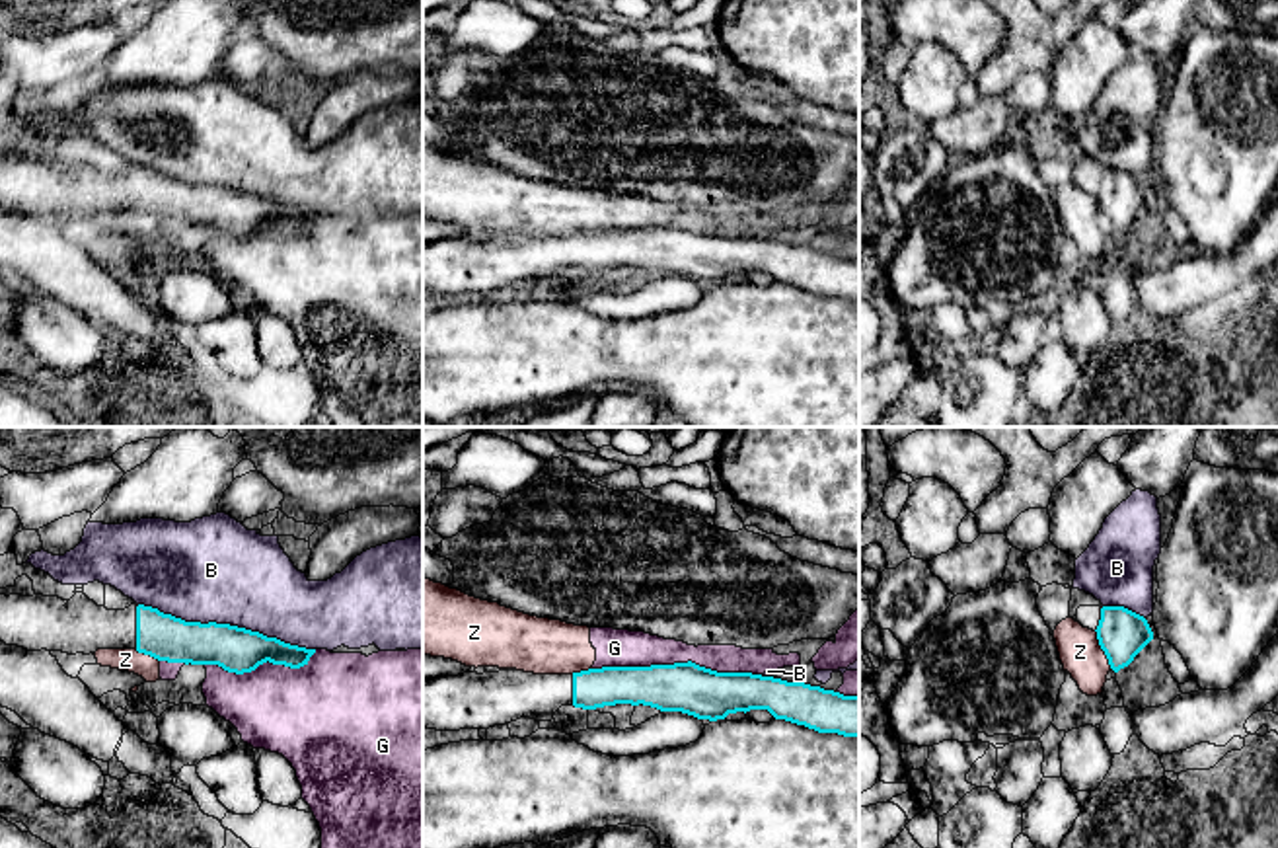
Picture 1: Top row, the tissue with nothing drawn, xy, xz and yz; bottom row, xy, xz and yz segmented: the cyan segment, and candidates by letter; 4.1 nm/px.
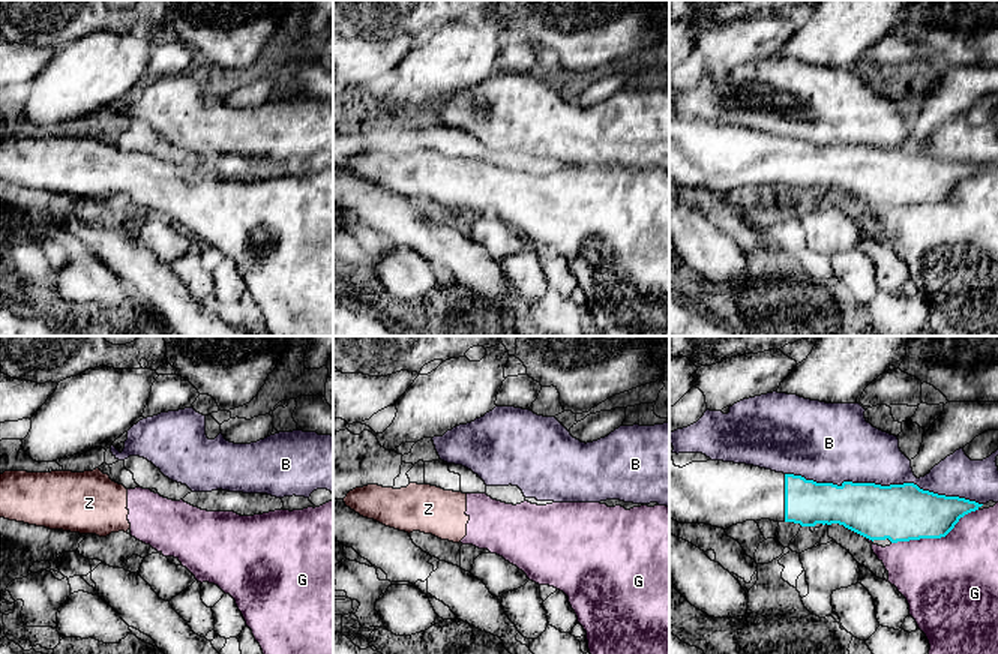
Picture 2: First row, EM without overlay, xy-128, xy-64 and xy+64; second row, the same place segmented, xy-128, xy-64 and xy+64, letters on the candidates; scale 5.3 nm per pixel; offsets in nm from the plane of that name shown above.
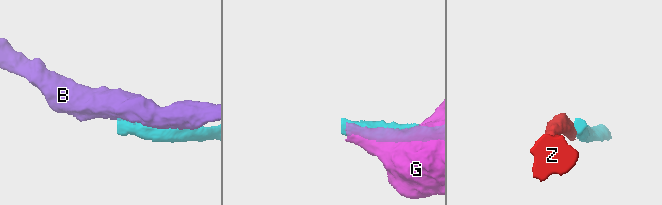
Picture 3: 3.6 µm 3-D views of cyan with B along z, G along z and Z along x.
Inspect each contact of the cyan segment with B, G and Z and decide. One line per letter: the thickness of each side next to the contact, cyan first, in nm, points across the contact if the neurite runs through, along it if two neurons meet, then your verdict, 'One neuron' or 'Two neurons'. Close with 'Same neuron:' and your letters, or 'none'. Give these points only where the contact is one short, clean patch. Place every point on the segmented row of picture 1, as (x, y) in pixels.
B: Thickness 190 nm (cyan) against 440 nm. Two neurons
G: Thickness 200 nm (cyan) against 160 nm. Two neurons
Z: Thickness 200 nm (cyan) against 170 nm. Boundary: yz (1095, 630), (1097, 644), (1111, 667). Two neurons
Same neuron: none

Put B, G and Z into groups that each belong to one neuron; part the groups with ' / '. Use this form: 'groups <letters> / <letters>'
groups B / G Z

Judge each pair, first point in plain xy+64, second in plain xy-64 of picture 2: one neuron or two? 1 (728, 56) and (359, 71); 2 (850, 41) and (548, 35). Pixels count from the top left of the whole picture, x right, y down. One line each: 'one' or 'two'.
1: one
2: two

